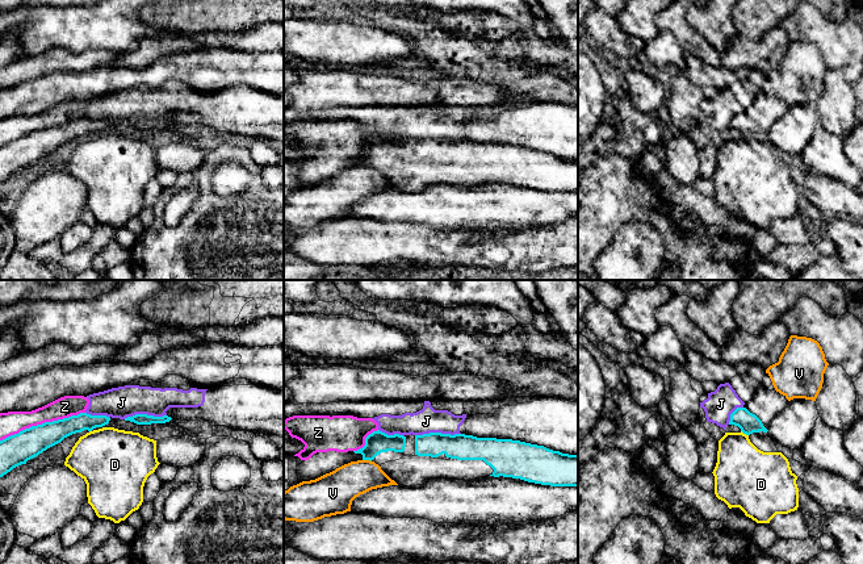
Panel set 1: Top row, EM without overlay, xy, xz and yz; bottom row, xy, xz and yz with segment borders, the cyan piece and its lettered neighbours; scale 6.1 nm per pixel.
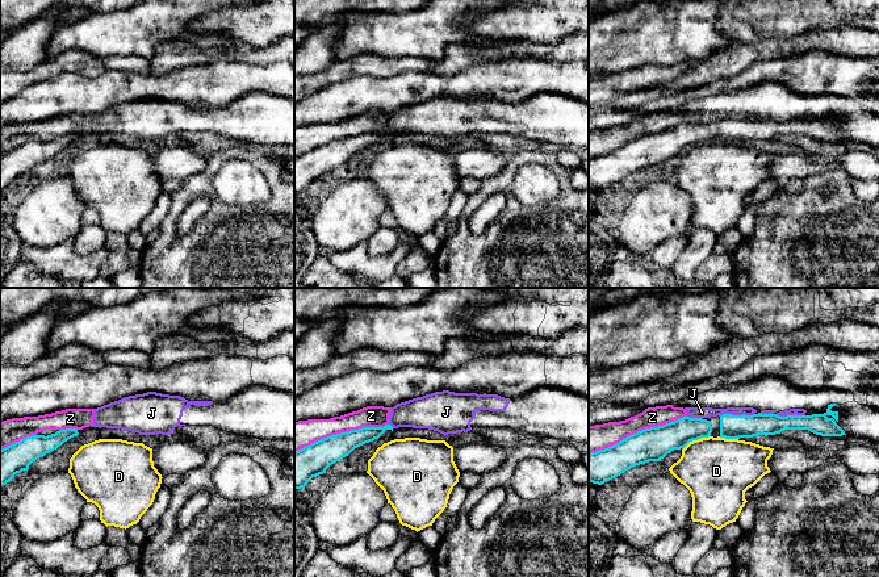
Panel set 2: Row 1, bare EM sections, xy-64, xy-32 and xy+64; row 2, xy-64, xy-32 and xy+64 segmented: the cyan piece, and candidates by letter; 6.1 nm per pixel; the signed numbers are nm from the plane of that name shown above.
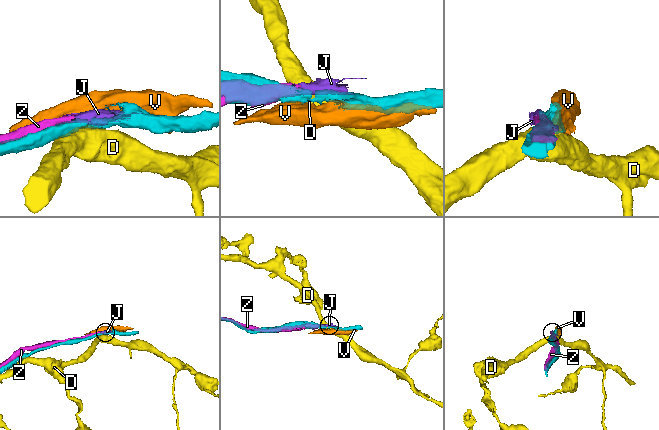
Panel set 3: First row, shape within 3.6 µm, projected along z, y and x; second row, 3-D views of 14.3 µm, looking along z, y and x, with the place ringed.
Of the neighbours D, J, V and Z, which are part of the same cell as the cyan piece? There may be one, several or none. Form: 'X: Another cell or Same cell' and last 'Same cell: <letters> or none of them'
D: Another cell
J: Another cell
V: Another cell
Z: Another cell
Same cell: none of them

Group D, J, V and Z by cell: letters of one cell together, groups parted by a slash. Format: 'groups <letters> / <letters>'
groups D / J Z / V

